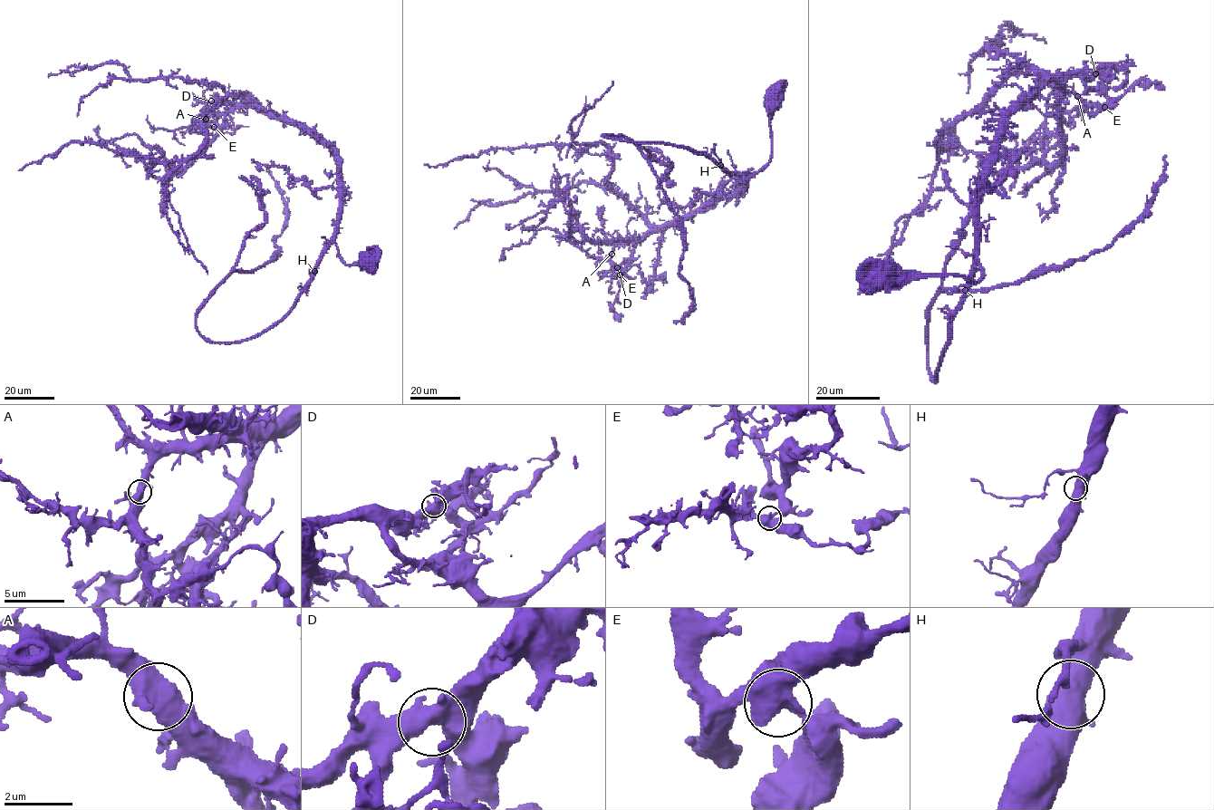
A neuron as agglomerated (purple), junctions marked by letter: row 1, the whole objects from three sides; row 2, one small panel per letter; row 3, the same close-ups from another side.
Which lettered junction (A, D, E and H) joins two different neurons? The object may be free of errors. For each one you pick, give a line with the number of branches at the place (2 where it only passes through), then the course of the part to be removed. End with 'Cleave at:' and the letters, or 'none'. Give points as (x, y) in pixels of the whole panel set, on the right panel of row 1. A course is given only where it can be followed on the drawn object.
E: branches 3; course (1105, 107), (1093, 114), (1117, 105)
Cleave at: E

